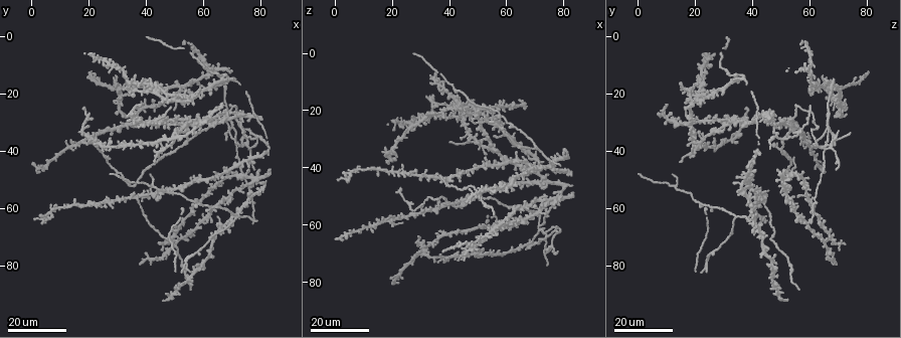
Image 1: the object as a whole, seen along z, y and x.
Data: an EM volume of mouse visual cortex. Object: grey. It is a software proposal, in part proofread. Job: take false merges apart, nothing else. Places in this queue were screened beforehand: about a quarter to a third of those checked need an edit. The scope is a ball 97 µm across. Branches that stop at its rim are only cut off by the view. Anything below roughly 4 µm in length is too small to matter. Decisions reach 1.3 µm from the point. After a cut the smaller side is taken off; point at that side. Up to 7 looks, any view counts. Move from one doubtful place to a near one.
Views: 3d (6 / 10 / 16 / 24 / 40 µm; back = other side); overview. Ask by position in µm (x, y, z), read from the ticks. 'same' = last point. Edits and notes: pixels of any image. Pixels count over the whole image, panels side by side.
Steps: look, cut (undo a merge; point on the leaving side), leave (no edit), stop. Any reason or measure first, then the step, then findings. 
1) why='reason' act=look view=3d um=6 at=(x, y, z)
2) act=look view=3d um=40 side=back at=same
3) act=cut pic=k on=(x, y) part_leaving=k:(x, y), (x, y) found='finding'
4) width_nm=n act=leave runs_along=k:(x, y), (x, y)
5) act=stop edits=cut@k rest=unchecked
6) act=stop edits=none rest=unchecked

why='small branch off a trunk' act=look view=3d um=16 at=(27, 58, 42)

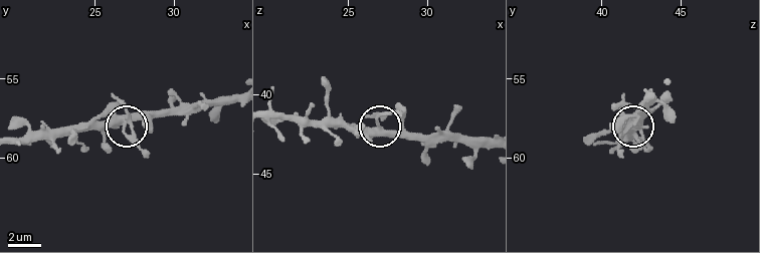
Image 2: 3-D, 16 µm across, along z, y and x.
why='zoom in' act=look view=3d um=6 at=(26.9, 57.8, 42.1)

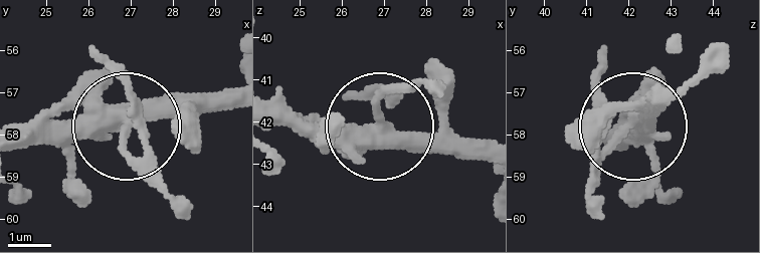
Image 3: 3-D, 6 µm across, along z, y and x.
act=cut pic=3 on=(112, 71) part_leaving=3:(120, 138), (131, 166), (181, 217) found='two neurons meet here'

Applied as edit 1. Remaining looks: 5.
why='looks like a crossing' act=look view=3d um=16 at=(36, 56, 43)

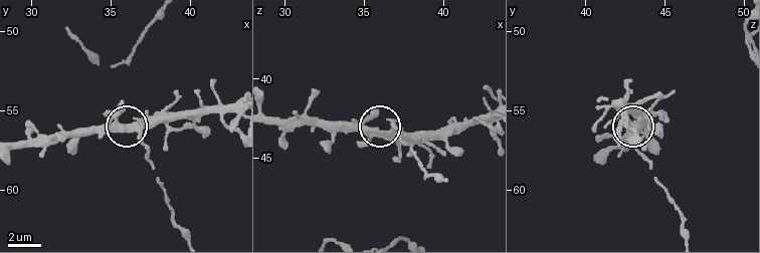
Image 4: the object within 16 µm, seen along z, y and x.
why='closer look' act=look view=3d um=6 at=(36.9, 56.6, 42.9)

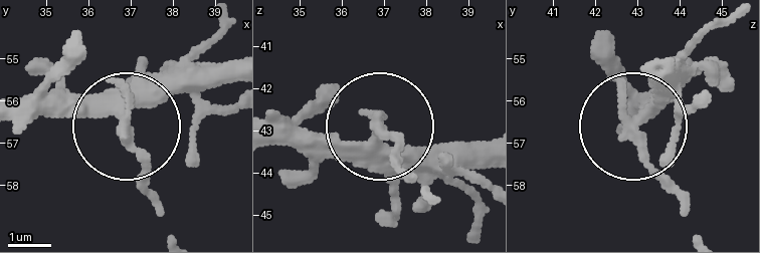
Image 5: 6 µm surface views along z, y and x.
arms=4 act=cut pic=5 on=(144, 177) part_leaving=5:(120, 123), (170, 235) found='two neurons meet here'

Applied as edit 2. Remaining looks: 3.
why='four arms meet' act=look view=3d um=16 at=(72, 26, 59)

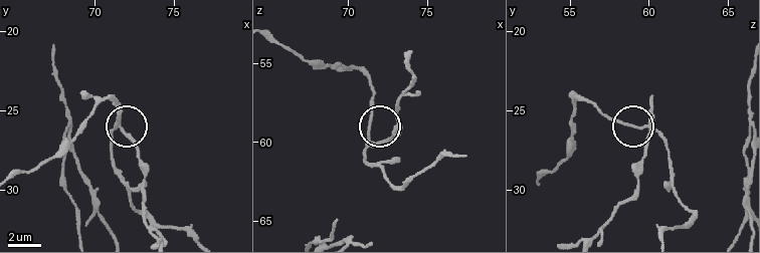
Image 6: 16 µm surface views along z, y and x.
act=look view=3d um=6 at=(71.4, 26.0, 60.1)

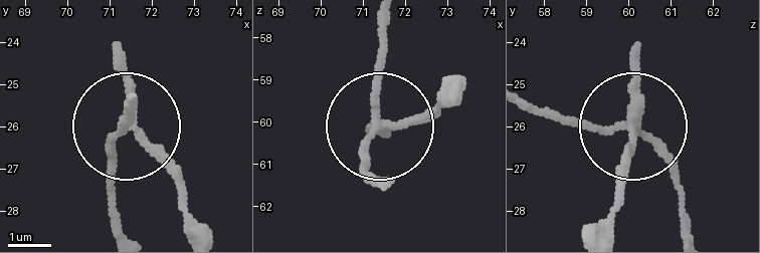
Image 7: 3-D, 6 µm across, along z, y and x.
width_nm=210 act=cut pic=7 on=(125, 122) part_leaving=7:(375, 119), (379, 26) found='two neurons meet here'

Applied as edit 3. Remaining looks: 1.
act=stop edits=cut@3,cut@5,cut@7 rest=unchecked

